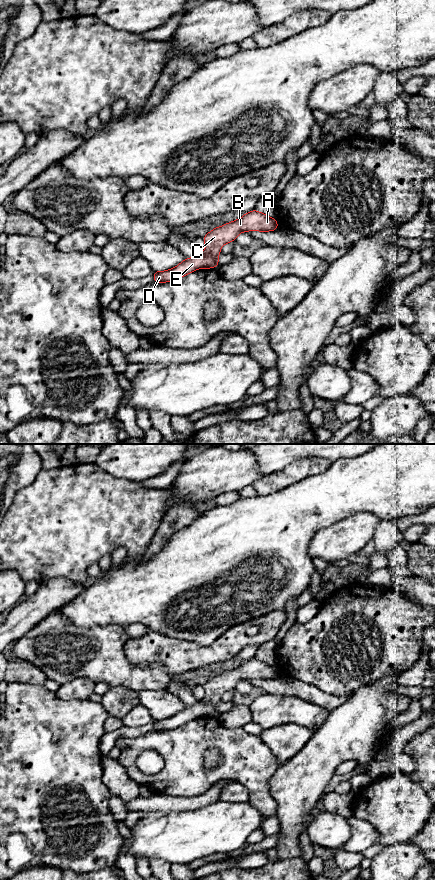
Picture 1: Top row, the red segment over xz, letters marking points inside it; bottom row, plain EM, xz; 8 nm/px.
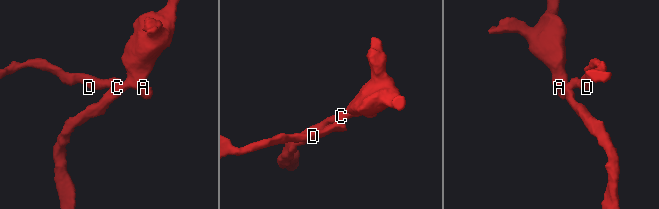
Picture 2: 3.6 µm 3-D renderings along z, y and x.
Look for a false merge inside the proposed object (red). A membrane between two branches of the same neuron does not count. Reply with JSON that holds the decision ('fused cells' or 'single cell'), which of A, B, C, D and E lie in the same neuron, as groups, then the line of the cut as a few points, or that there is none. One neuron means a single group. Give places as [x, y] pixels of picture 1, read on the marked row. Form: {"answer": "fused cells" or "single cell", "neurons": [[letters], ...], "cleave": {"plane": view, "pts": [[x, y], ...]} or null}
{"answer": "single cell", "neurons": [["A", "B", "C", "D", "E"]], "cleave": null}

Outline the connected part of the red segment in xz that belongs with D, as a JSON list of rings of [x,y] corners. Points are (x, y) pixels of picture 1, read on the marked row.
[[[257,210],[245,213],[243,217],[216,227],[202,238],[206,250],[197,253],[193,258],[184,258],[183,262],[167,271],[153,271],[153,283],[166,283],[182,278],[189,273],[201,269],[212,269],[220,263],[217,258],[221,254],[220,247],[226,243],[234,242],[237,235],[245,231],[275,231],[278,230],[276,218],[269,217]]]

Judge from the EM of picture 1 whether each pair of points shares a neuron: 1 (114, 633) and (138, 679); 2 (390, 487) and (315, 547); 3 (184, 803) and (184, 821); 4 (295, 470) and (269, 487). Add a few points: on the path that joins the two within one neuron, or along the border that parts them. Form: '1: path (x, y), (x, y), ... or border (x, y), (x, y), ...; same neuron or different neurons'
1: path (114, 645), (114, 656), (126, 668); same neuron
2: border (380, 519), (368, 513), (354, 513), (336, 522); different neurons
3: border (206, 804), (191, 810), (160, 811); different neurons
4: path (289, 475), (275, 482); same neuron

